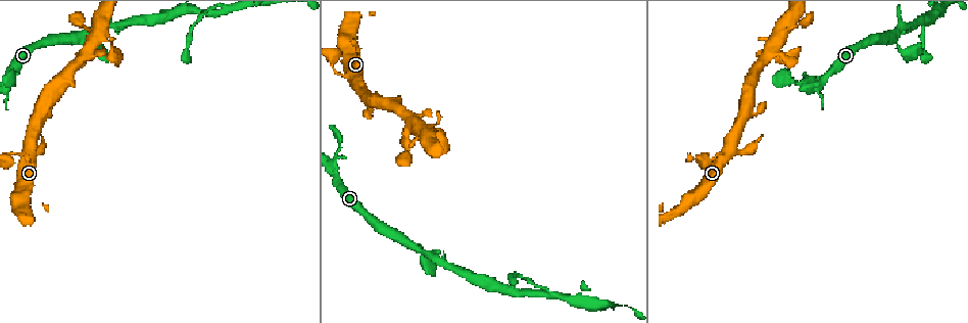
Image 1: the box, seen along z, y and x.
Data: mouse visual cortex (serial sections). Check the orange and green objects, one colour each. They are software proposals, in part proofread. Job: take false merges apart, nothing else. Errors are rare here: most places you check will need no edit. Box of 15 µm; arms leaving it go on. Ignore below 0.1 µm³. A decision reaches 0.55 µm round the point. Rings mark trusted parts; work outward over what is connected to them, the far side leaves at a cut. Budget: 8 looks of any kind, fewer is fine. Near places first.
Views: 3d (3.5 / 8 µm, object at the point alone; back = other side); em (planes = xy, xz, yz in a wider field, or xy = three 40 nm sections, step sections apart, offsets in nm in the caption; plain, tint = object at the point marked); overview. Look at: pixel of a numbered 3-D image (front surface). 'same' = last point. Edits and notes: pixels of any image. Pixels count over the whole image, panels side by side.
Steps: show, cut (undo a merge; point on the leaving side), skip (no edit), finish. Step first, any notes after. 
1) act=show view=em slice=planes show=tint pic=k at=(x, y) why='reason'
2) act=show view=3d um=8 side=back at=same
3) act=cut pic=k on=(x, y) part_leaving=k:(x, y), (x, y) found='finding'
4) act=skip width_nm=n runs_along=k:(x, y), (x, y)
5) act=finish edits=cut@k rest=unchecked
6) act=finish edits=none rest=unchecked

act=show view=3d um=3.5 pic=1 at=(402, 241) why='three arms meet'

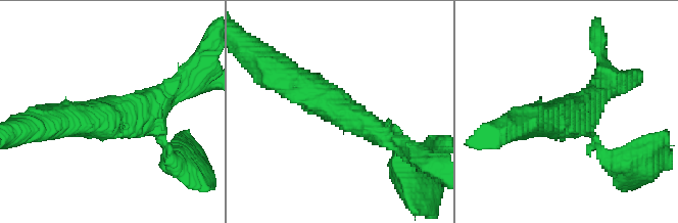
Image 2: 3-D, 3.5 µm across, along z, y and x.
act=show view=em slice=planes show=tint pic=2 at=(566, 107) arms=3 arm_widths_nm=200,300,500

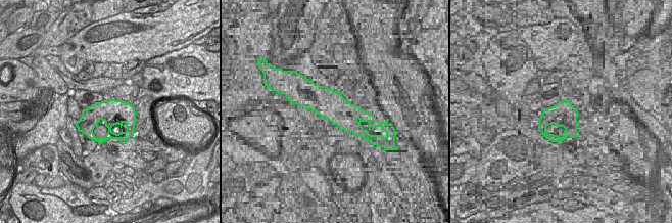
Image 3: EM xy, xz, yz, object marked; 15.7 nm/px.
act=skip runs_along=2:(286, 79), (399, 146) found='one cell here'

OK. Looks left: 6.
act=show view=3d um=8 pic=1 at=(722, 153) why='calibre changes'

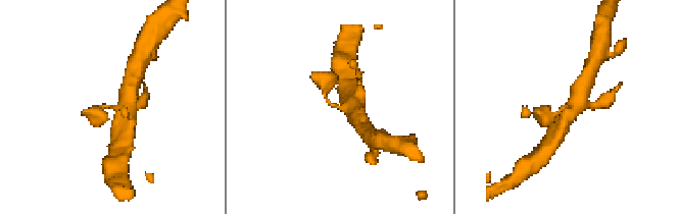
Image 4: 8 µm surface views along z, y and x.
act=show view=3d um=3.5 side=back pic=4 at=(346, 107)

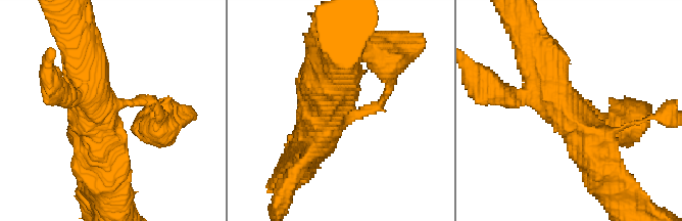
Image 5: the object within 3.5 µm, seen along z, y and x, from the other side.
act=show view=em slice=xy step=2 show=tint pic=5 at=(118, 104) arms=4 arm_widths_nm=150,200,500,600

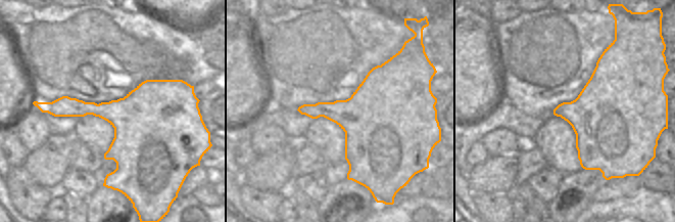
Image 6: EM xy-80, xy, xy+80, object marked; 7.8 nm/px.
act=skip runs_along=5:(600, 159), (553, 95), (533, 51) found='all the same cell'

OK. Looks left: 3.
act=show view=3d um=3.5 pic=1 at=(14, 77)

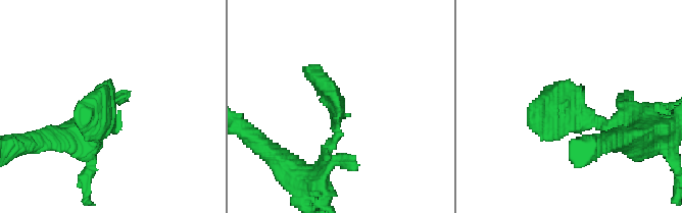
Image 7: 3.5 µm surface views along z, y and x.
act=show view=em slice=xy step=2 show=tint pic=7 at=(574, 113)

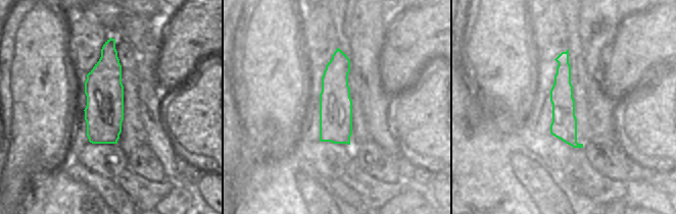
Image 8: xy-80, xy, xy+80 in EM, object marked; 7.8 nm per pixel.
act=show view=em slice=xy step=3 show=tint at=same why='cut it another way'

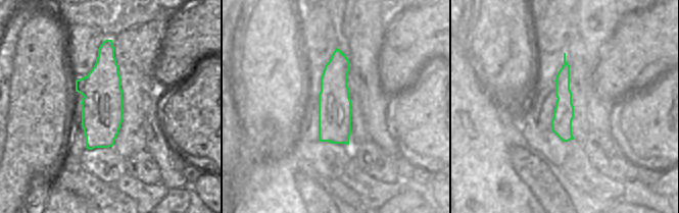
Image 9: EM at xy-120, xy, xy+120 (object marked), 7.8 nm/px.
act=skip runs_along=7:(635, 124), (531, 112) found='one cell here'

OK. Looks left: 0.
act=finish edits=none rest=unchecked

